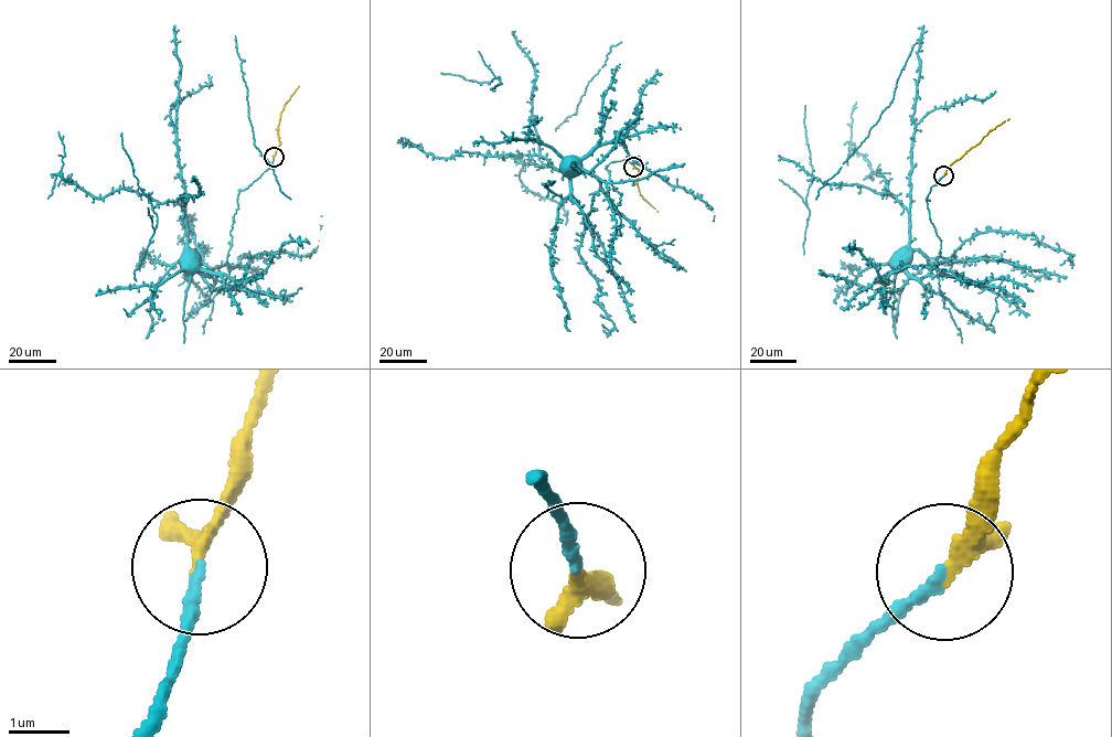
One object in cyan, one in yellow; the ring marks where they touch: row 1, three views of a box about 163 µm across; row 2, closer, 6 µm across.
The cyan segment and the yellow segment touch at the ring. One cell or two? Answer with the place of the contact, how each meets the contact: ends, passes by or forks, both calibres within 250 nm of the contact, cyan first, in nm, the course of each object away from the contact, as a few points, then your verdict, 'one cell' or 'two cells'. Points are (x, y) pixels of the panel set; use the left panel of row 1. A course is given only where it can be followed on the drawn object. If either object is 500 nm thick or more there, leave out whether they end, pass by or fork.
at (274, 157); cyan ends there; yellow passes by; 180 nm thick on the cyan side, 200 nm on the other; cyan runs (274, 157), (239, 192), (225, 263), (230, 274), (218, 292), (212, 290), (211, 277), (190, 270); yellow runs (274, 157), (280, 142), (277, 131), (280, 114), (298, 85); one cell

